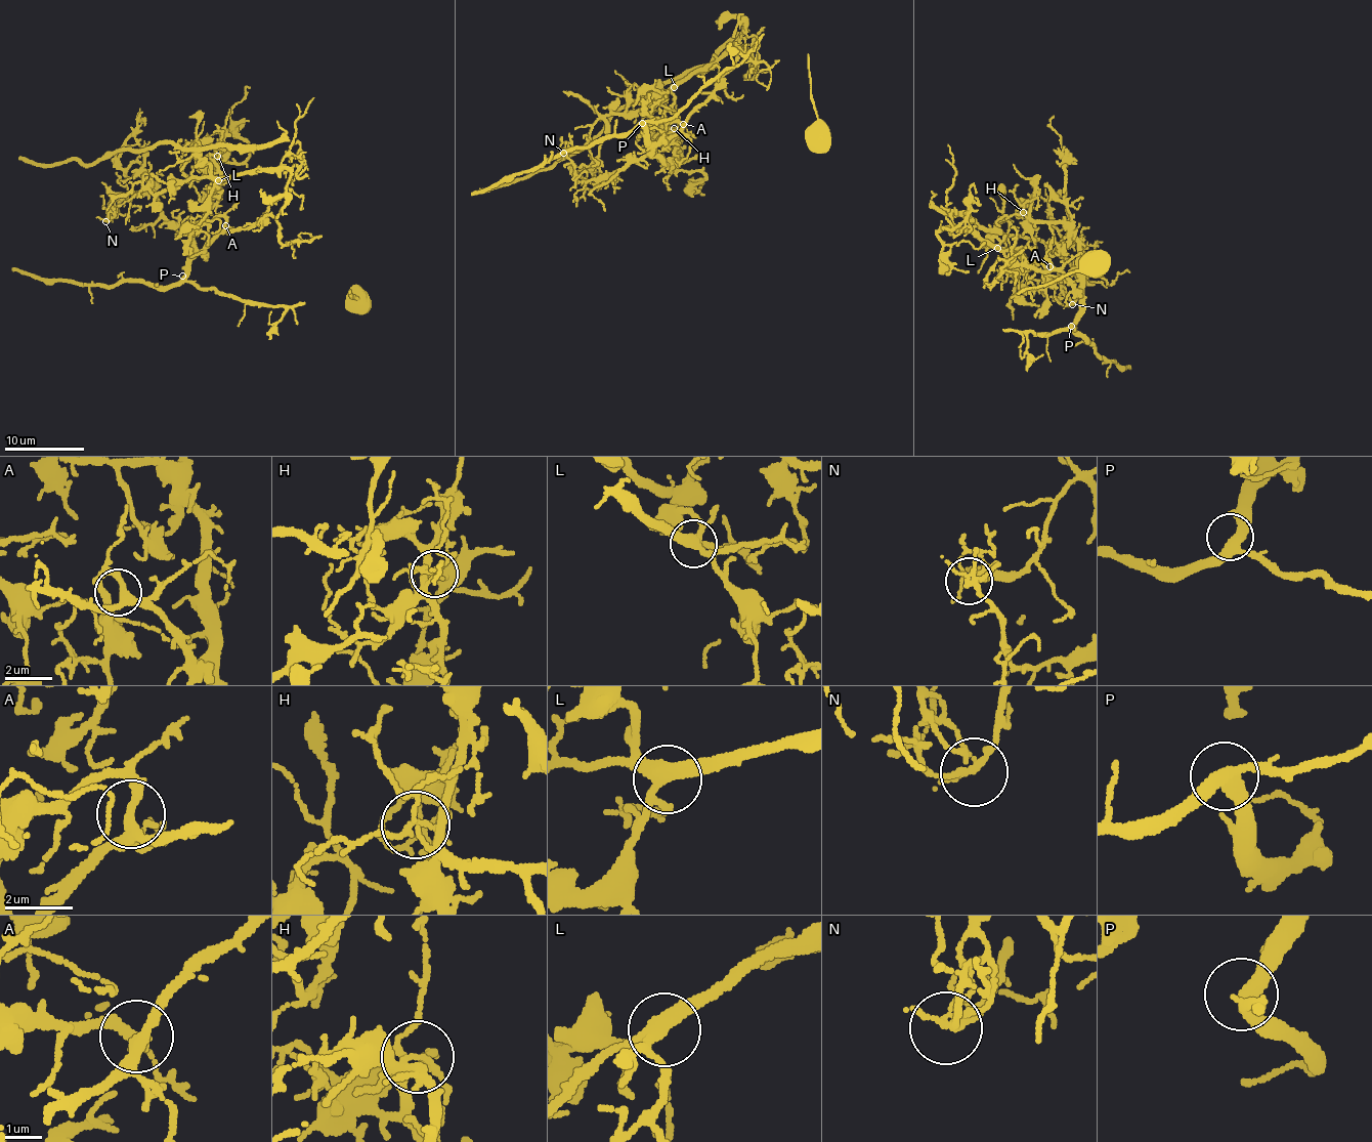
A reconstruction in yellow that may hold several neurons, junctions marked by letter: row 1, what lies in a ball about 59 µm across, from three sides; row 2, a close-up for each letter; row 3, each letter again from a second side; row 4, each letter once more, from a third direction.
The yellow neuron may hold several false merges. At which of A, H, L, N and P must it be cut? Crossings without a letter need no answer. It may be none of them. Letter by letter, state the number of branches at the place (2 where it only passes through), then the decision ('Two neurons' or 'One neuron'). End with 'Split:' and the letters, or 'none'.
A: Branches: 3. One neuron
H: Branches: 4. One neuron
L: Branches: 4. One neuron
N: Branches: 5. Two neurons
P: Branches: 3. One neuron
Split: N

